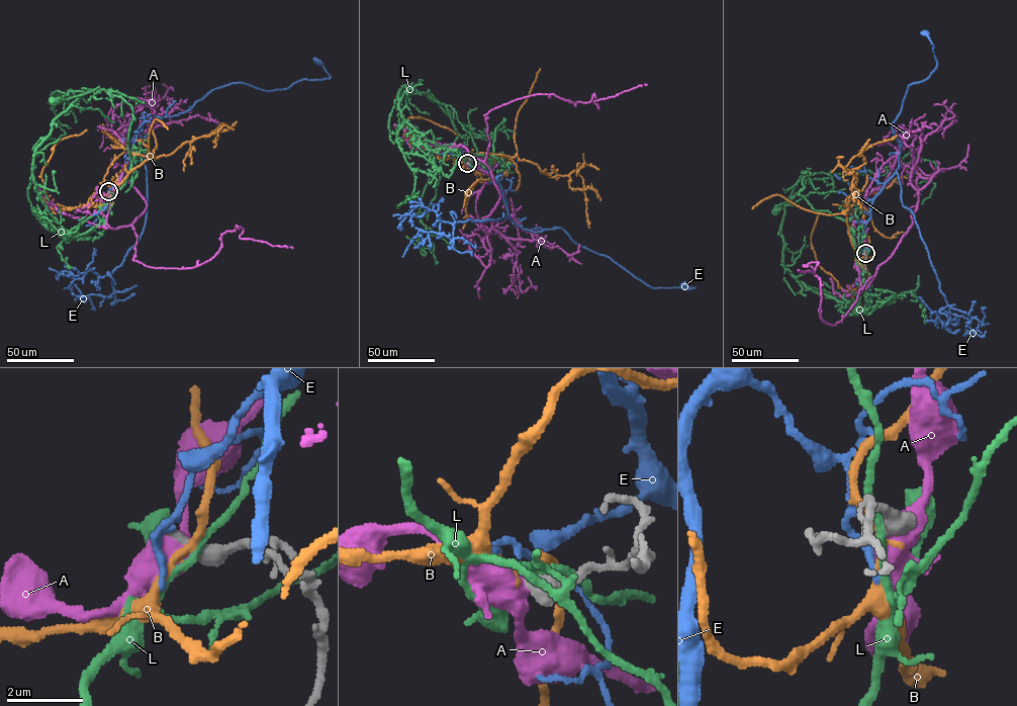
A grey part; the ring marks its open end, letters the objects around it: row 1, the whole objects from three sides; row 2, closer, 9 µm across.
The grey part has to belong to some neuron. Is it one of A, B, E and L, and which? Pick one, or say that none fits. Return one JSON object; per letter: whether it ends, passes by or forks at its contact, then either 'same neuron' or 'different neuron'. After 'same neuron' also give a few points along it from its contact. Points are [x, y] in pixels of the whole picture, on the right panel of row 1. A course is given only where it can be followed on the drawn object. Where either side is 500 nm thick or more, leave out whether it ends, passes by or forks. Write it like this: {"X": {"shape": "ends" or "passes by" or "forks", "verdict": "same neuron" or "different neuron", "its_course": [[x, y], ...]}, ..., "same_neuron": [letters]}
{"A": {"shape": "forks", "verdict": "different neuron"}, "B": {"shape": "passes by", "verdict": "different neuron"}, "E": {"shape": "passes by", "verdict": "different neuron"}, "L": {"verdict": "different neuron"}, "same_neuron": []}

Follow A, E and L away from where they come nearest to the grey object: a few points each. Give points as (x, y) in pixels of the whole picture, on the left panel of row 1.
A: (109, 192), (120, 177), (106, 224), (131, 225), (147, 266), (199, 265), (236, 226), (293, 248)
E: (109, 191), (162, 117), (185, 112), (214, 89), (230, 84), (269, 91), (303, 79), (330, 78), (317, 60)
L: (110, 192), (103, 216), (100, 206), (124, 184), (130, 170), (131, 106), (99, 87), (55, 101)

